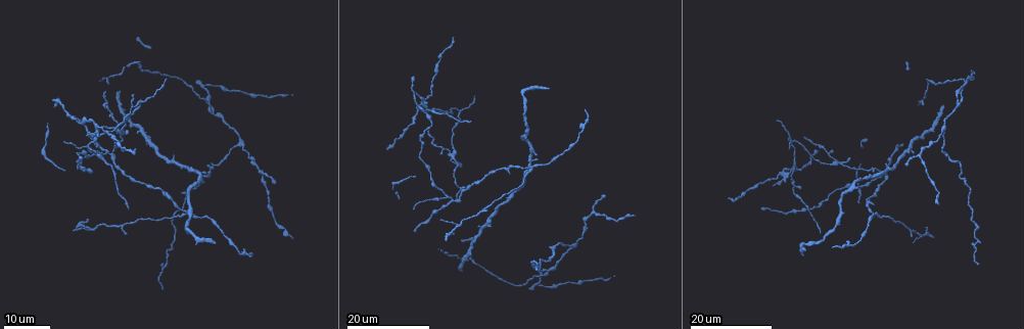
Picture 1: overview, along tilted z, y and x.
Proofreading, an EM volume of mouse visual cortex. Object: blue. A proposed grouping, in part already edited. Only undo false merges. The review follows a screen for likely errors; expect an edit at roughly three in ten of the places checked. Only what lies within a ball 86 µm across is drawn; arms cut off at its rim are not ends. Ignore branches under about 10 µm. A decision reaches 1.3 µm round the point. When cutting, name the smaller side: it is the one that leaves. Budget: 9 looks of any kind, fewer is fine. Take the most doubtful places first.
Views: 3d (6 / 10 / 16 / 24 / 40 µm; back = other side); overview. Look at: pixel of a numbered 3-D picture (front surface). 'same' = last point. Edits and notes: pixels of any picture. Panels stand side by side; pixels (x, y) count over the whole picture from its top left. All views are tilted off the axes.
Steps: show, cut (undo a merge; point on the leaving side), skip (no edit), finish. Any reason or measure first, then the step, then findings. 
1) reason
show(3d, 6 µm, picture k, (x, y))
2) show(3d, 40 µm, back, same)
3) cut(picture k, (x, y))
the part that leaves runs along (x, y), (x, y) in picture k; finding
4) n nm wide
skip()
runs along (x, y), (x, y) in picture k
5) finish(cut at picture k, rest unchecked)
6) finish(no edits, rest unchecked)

thin arm on a thick one
show(3d, 16 µm, picture 1, (451, 153))

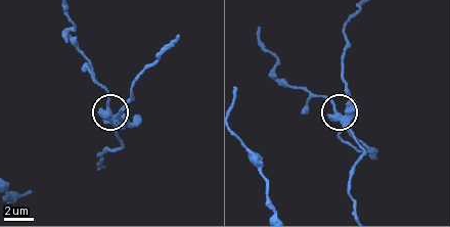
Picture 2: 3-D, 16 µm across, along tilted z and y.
show(3d, 6 µm, picture 2, (346, 112))

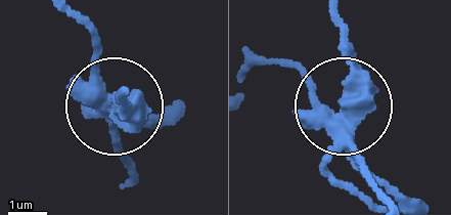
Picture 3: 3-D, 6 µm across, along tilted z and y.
side arm 13 µm
cut(picture 3, (357, 192))
the part that leaves runs along (345, 129), (339, 12) in picture 3; two neurons meet here

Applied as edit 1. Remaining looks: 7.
three arms meet
show(3d, 24 µm, picture 1, (548, 271))

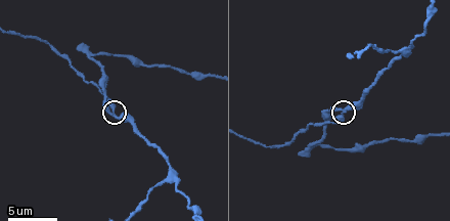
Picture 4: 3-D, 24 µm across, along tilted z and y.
closer look
show(3d, 6 µm, picture 4, (107, 111))

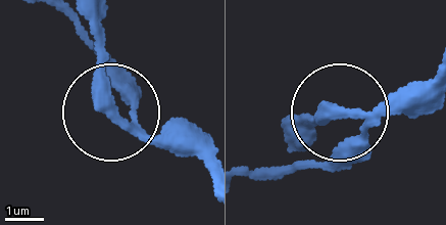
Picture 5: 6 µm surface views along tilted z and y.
3 arms
cut(picture 5, (135, 78))
the part that leaves runs along (137, 125), (117, 74), (64, 16) in picture 5; two neurons meet here

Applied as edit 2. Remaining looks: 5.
see it whole again
show(overview)

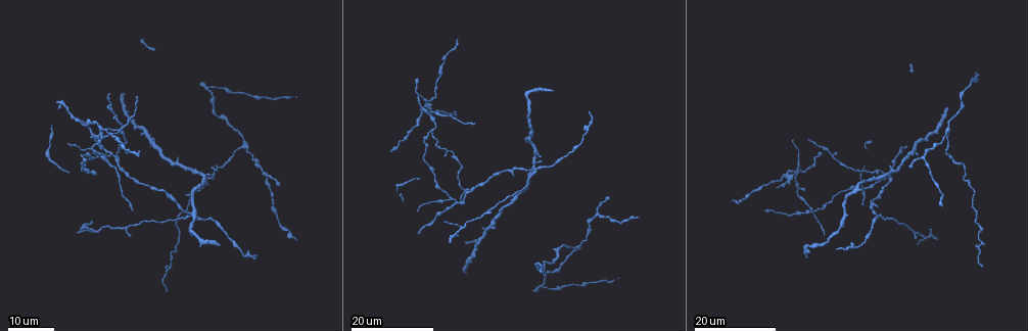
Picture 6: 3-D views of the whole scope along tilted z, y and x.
a fork
show(3d, 16 µm, picture 6, (455, 199))

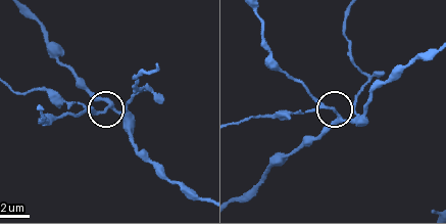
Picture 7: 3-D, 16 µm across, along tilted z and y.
show(3d, 6 µm, picture 7, (111, 104))

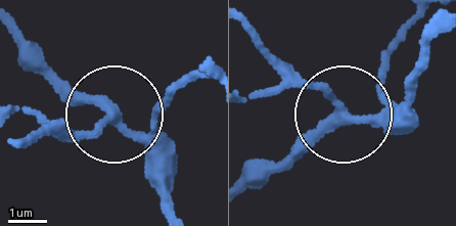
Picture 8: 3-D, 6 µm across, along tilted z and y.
220 nm wide
skip()
one neuron here

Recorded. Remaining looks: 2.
three arms meet
show(3d, 24 µm, picture 6, (881, 214))

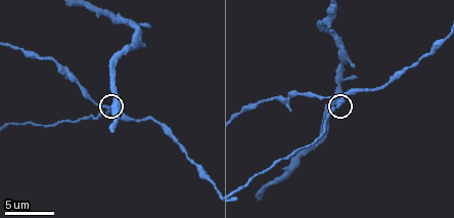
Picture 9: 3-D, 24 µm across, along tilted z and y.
show(3d, 10 µm, picture 9, (341, 104))

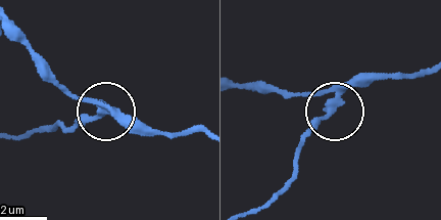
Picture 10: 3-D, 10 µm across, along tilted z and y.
3 arms
cut(picture 10, (94, 117))
the part that leaves runs along (117, 113), (67, 128), (8, 134) in picture 10; a second neuron is stuck on

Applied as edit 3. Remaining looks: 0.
finish(cut at picture 3, cut at picture 5, cut at picture 10, rest unchecked)

